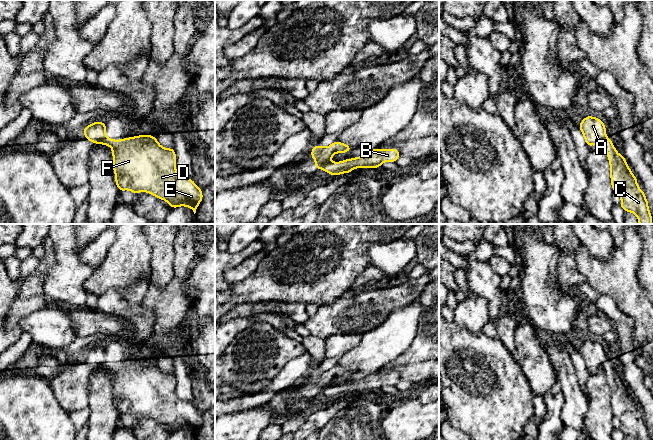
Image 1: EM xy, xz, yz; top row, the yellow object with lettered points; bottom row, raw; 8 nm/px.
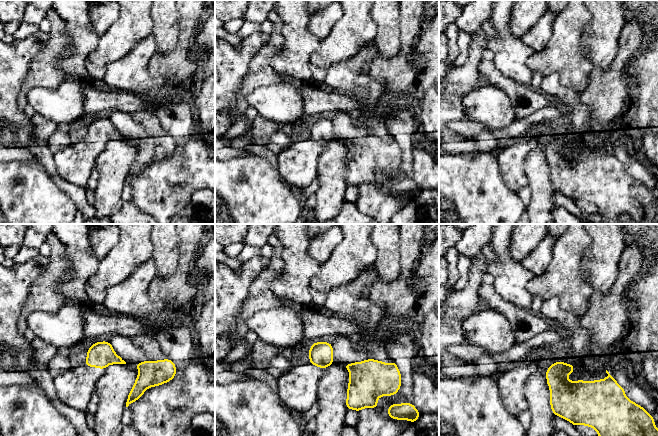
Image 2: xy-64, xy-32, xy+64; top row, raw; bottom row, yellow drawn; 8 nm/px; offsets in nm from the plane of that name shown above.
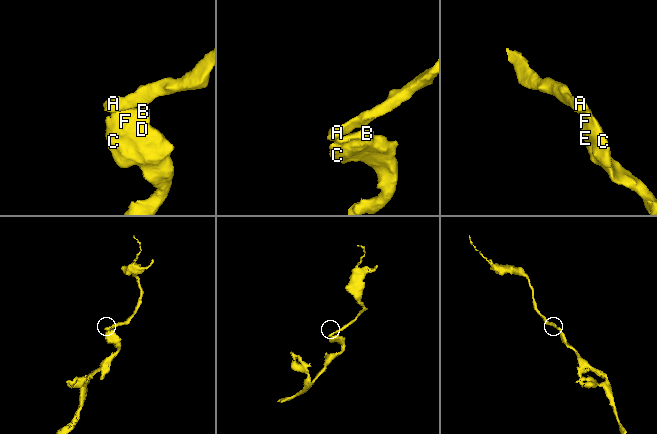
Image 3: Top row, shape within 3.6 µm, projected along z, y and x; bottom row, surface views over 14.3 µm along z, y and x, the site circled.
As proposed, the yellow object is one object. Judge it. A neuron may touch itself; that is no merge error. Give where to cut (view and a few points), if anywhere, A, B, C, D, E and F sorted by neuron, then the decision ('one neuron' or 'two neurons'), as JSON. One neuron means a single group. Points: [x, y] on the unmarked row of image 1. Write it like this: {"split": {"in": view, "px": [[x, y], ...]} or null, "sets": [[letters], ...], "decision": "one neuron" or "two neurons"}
{"split": {"in": "xy", "px": [[106, 361], [98, 367]]}, "sets": [["A"], ["B", "C", "D", "E", "F"]], "decision": "two neurons"}

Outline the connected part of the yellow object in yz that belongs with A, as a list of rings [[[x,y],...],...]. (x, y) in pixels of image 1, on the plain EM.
[[[587,340],[578,350],[584,360],[586,368],[589,371],[597,369],[607,362],[604,346],[599,342]]]

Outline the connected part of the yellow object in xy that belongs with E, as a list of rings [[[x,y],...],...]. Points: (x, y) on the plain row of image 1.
[[[140,359],[121,364],[106,362],[99,368],[112,372],[113,394],[116,410],[122,416],[130,414],[134,418],[148,416],[159,423],[165,424],[171,432],[186,430],[196,437],[196,433],[203,423],[202,413],[193,404],[180,400],[176,396],[176,378],[172,372],[162,371],[156,361]]]

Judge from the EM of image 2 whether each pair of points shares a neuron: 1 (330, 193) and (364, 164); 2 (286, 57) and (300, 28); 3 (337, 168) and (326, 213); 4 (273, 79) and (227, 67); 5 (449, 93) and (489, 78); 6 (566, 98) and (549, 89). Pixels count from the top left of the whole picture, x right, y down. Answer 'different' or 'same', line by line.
1: different
2: same
3: same
4: different
5: different
6: same

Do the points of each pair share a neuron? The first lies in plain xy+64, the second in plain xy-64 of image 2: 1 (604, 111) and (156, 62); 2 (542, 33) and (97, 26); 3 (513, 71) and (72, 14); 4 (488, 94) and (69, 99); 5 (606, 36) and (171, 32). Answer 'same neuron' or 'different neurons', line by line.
1: same neuron
2: same neuron
3: same neuron
4: same neuron
5: same neuron

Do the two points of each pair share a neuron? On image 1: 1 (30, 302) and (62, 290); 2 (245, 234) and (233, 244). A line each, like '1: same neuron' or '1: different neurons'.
1: different neurons
2: same neuron

